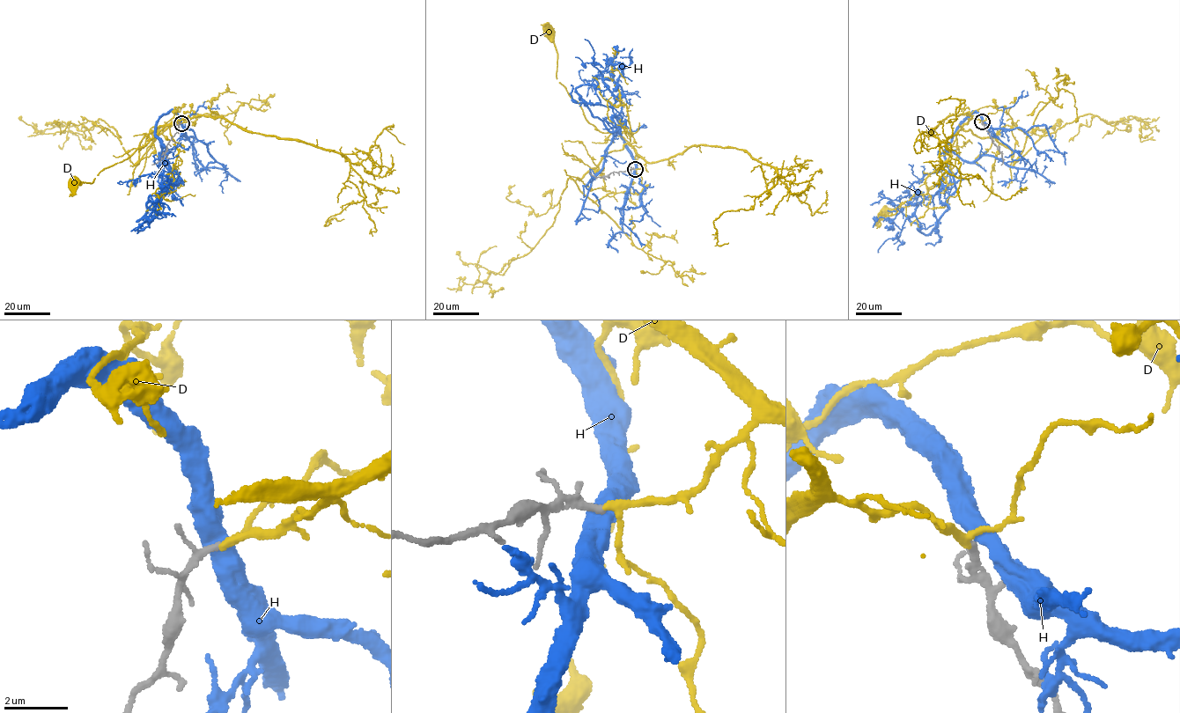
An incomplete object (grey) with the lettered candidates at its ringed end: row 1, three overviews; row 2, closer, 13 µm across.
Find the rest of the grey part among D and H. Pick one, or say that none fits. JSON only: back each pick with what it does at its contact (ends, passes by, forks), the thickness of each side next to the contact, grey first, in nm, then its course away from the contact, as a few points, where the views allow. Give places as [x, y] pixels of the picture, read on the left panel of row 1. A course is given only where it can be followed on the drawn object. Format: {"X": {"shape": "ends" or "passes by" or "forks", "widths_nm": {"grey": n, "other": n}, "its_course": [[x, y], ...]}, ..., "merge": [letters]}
{"D": {"shape": "passes by", "widths_nm": {"grey": 190, "other": 180}, "its_course": [[181, 123], [188, 120], [169, 124], [127, 158], [104, 169], [92, 182], [72, 183]]}, "merge": ["D"]}

